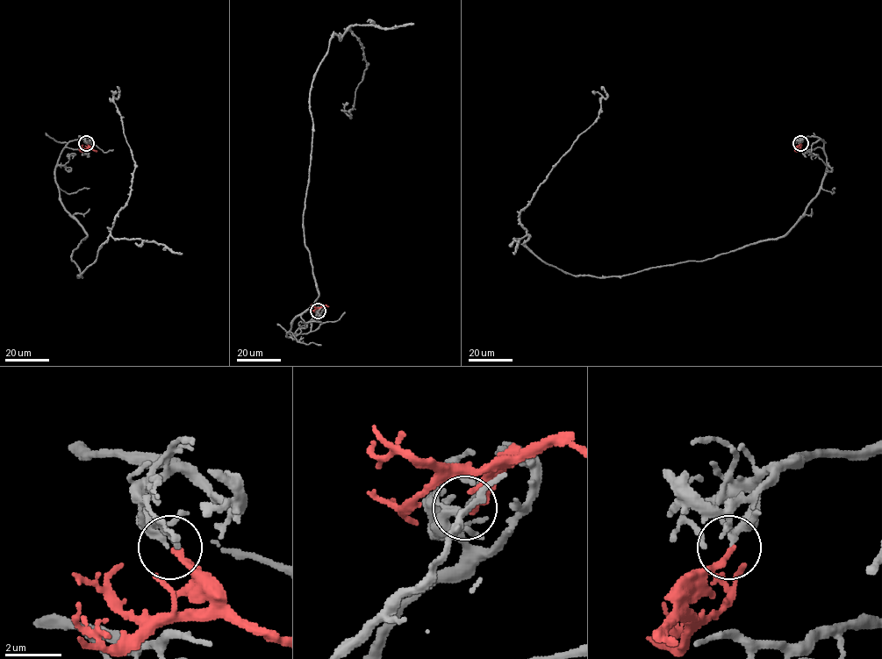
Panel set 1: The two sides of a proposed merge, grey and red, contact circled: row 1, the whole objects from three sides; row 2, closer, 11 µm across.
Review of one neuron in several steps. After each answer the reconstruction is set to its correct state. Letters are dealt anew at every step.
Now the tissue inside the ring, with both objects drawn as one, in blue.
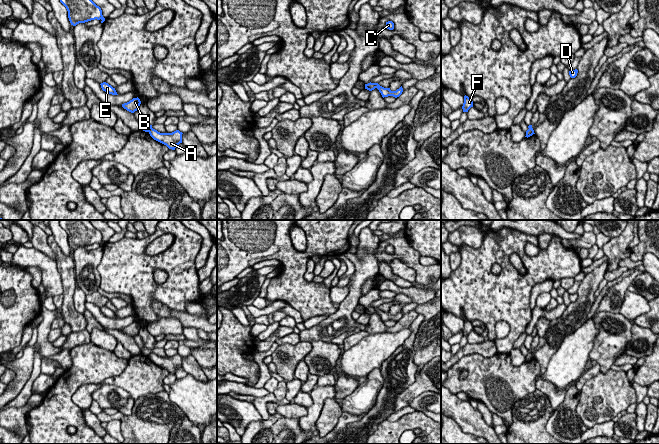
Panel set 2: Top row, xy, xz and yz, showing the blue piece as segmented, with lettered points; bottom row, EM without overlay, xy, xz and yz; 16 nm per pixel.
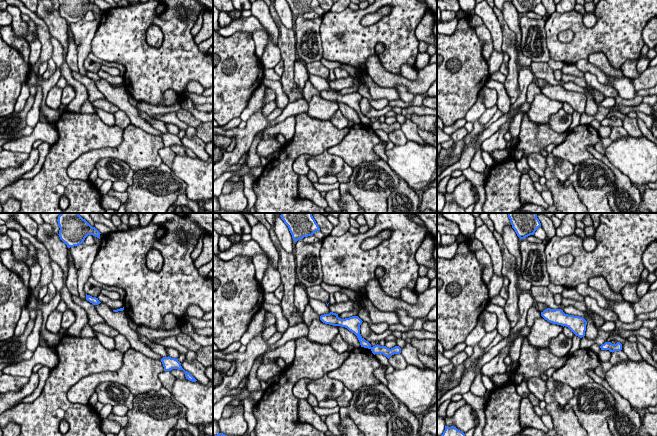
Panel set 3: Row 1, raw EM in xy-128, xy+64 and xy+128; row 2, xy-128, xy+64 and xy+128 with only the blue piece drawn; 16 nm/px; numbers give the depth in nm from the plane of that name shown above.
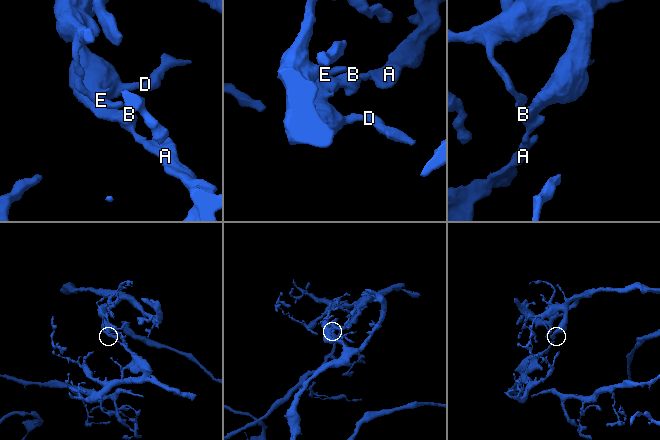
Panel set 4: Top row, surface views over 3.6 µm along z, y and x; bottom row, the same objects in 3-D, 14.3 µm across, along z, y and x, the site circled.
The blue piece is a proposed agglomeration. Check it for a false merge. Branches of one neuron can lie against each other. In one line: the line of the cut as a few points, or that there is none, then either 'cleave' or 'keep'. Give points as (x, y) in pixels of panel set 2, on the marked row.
xz (373, 83), (375, 87) | cleave

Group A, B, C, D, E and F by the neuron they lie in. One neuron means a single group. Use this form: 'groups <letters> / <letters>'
groups A / B C D E F

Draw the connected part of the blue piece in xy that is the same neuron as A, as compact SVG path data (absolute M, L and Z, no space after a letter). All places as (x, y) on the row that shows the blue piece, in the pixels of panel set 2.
M152 128L149 131L149 134L154 140L166 145L169 149L172 150L175 150L176 146L182 143L183 133L179 130L176 130L172 133L160 133Z

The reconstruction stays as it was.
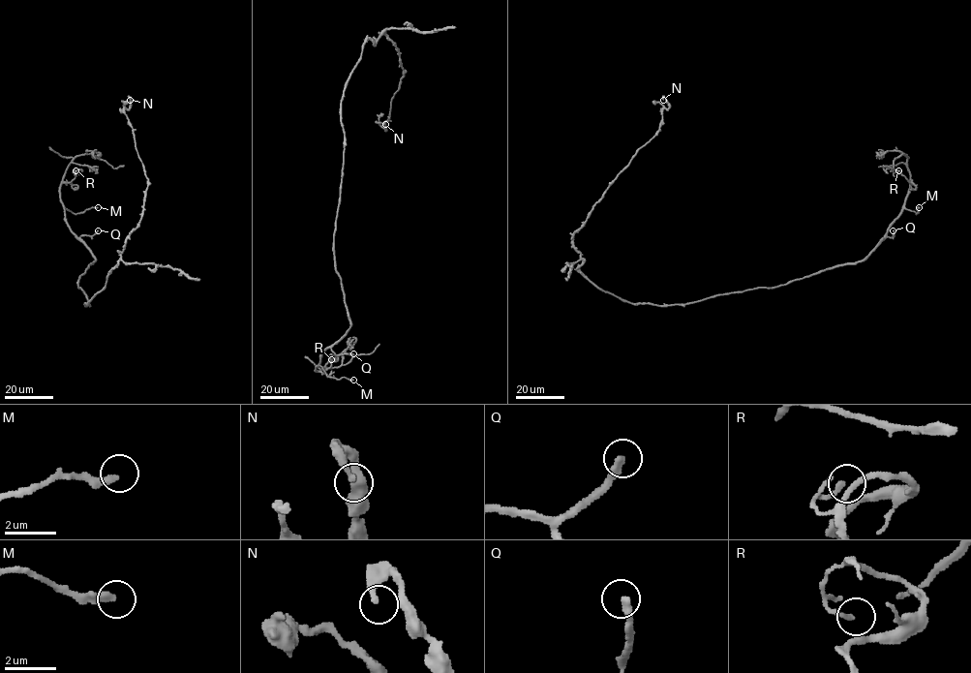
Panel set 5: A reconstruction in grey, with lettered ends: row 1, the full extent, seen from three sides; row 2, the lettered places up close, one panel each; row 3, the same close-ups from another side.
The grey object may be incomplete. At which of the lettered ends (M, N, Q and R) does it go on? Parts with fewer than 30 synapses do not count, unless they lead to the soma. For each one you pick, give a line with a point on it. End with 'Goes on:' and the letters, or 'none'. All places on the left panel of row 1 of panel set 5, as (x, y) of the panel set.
Goes on: none

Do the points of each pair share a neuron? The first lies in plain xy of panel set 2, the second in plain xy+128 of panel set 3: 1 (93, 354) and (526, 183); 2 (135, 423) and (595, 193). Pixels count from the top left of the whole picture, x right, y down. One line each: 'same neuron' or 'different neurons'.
1: different neurons
2: same neuron

